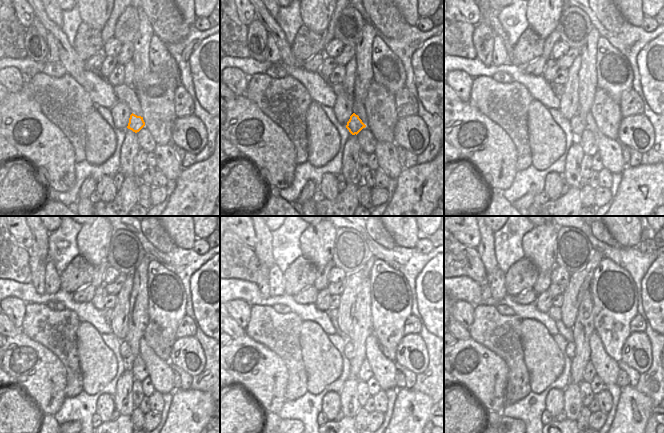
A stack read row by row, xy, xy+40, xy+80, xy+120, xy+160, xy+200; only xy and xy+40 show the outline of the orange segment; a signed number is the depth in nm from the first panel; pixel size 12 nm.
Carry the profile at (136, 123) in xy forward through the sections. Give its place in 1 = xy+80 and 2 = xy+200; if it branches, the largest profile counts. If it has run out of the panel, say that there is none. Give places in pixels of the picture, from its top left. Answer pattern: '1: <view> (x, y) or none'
1: xy+80 (577, 125)
2: xy+200 (570, 349)

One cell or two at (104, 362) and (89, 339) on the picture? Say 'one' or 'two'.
one

